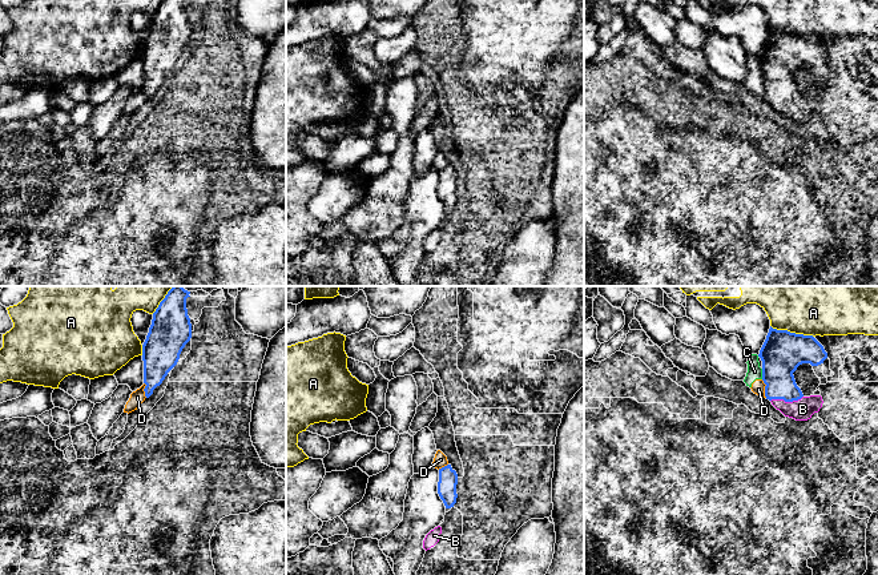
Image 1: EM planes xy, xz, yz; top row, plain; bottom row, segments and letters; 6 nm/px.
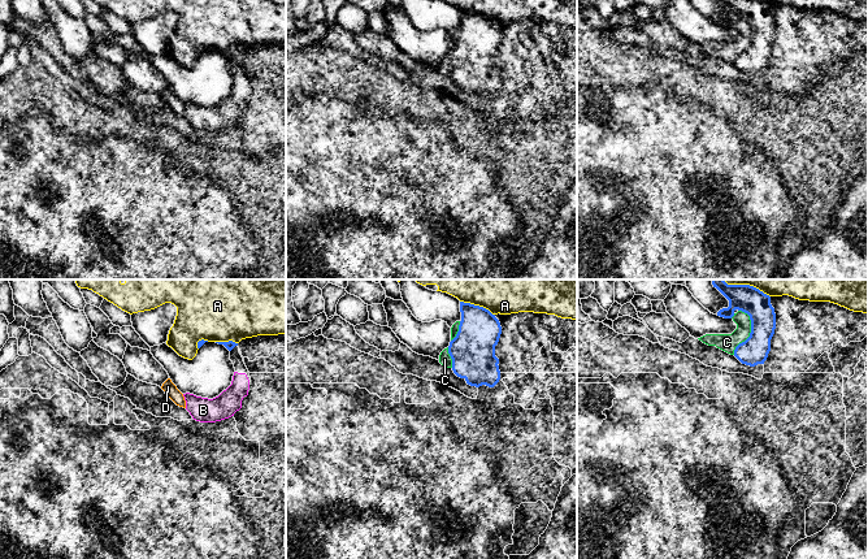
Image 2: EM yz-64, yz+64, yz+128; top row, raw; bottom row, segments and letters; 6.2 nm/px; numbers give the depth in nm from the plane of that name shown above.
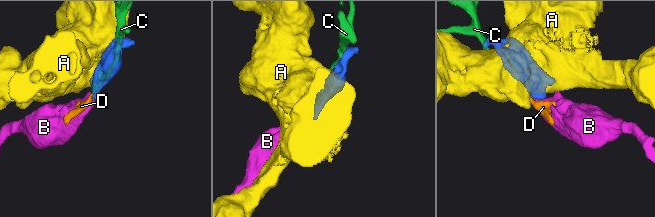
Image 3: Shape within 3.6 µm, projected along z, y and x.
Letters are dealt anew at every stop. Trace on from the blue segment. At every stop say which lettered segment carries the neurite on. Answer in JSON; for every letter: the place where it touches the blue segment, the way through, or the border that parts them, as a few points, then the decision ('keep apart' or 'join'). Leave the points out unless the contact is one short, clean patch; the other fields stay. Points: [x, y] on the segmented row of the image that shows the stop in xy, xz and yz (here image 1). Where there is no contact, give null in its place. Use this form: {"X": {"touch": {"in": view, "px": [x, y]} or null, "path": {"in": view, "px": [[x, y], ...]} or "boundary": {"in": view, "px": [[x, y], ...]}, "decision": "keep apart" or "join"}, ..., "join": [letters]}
{"A": {"touch": {"in": "yz", "px": [792, 333]}, "decision": "keep apart"}, "B": {"touch": {"in": "yz", "px": [786, 401]}, "path": {"in": "yz", "px": [[780, 361], [780, 383], [786, 401], [802, 409]]}, "decision": "join"}, "C": {"touch": {"in": "yz", "px": [762, 374]}, "decision": "keep apart"}, "D": {"touch": {"in": "yz", "px": [765, 389]}, "boundary": {"in": "yz", "px": [[761, 380], [765, 385], [766, 397]]}, "decision": "keep apart"}, "join": ["B"]}

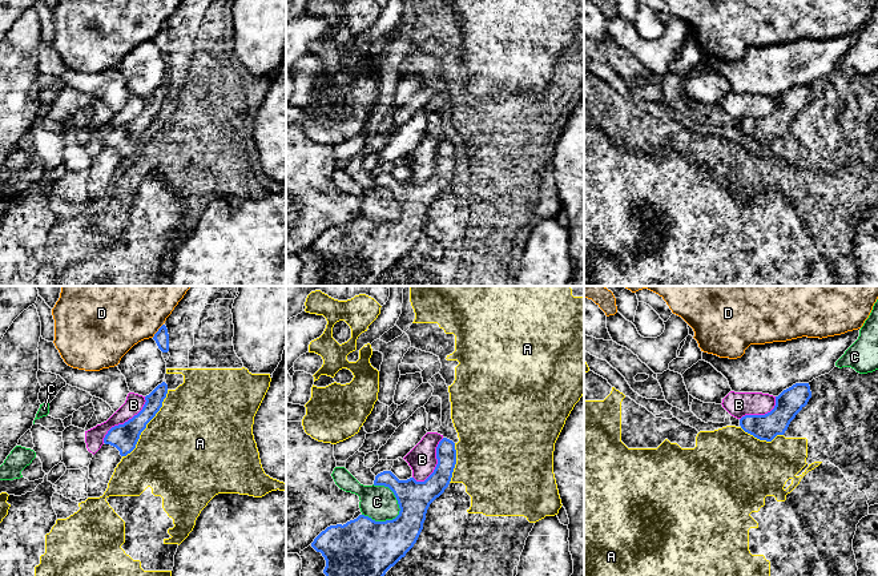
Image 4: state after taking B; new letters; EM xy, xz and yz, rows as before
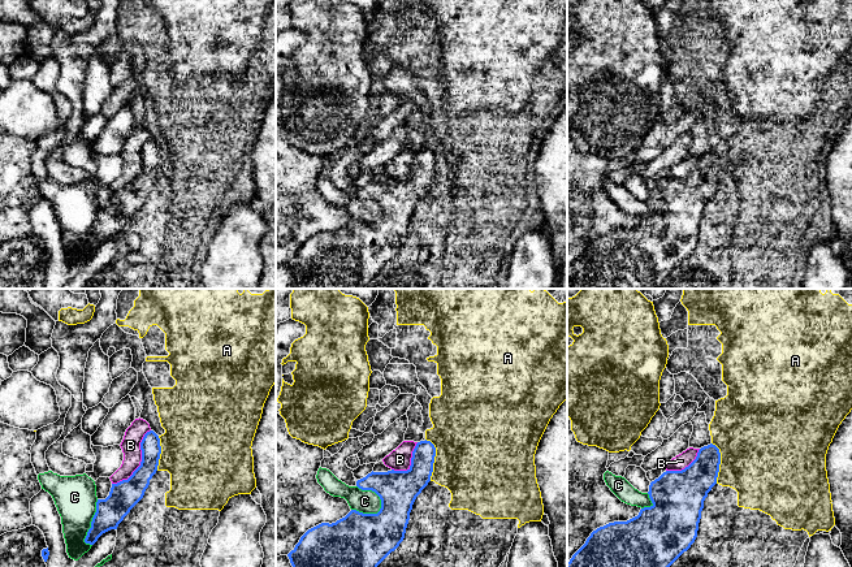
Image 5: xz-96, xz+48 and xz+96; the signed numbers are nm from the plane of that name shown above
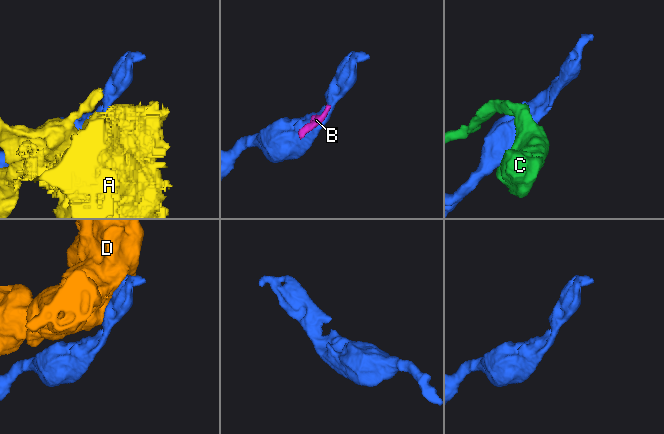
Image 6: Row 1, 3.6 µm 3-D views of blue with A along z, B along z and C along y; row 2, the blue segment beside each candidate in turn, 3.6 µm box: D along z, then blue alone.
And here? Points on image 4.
{"A": {"touch": {"in": "xy", "px": [146, 423]}, "decision": "keep apart"}, "B": {"touch": {"in": "xy", "px": [125, 422]}, "decision": "keep apart"}, "C": {"touch": {"in": "xz", "px": [395, 496]}, "decision": "keep apart"}, "D": {"touch": {"in": "xy", "px": [158, 330]}, "decision": "keep apart"}, "join": []}

